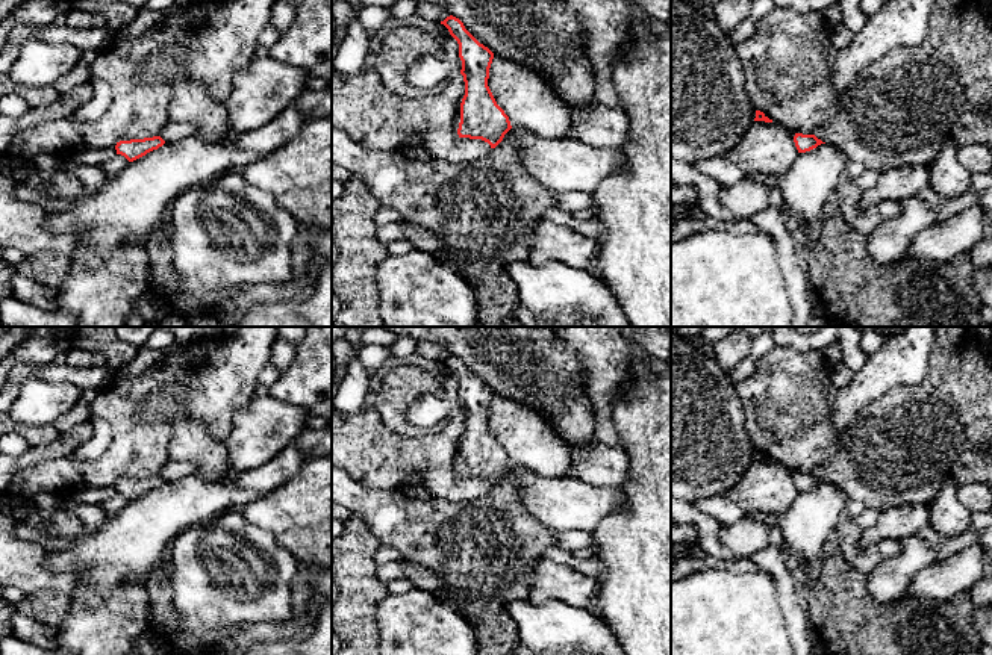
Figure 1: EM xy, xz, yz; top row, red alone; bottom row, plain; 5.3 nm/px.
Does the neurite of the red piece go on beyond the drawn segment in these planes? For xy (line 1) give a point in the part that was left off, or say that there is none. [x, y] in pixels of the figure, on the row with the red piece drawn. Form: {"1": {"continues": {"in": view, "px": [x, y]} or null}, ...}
{"1": {"continues": null}}

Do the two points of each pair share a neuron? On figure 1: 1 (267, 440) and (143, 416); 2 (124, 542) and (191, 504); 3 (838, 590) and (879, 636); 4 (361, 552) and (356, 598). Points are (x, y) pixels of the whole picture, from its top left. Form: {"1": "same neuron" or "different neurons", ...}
{"1": "different neurons", "2": "same neuron", "3": "same neuron", "4": "same neuron"}

